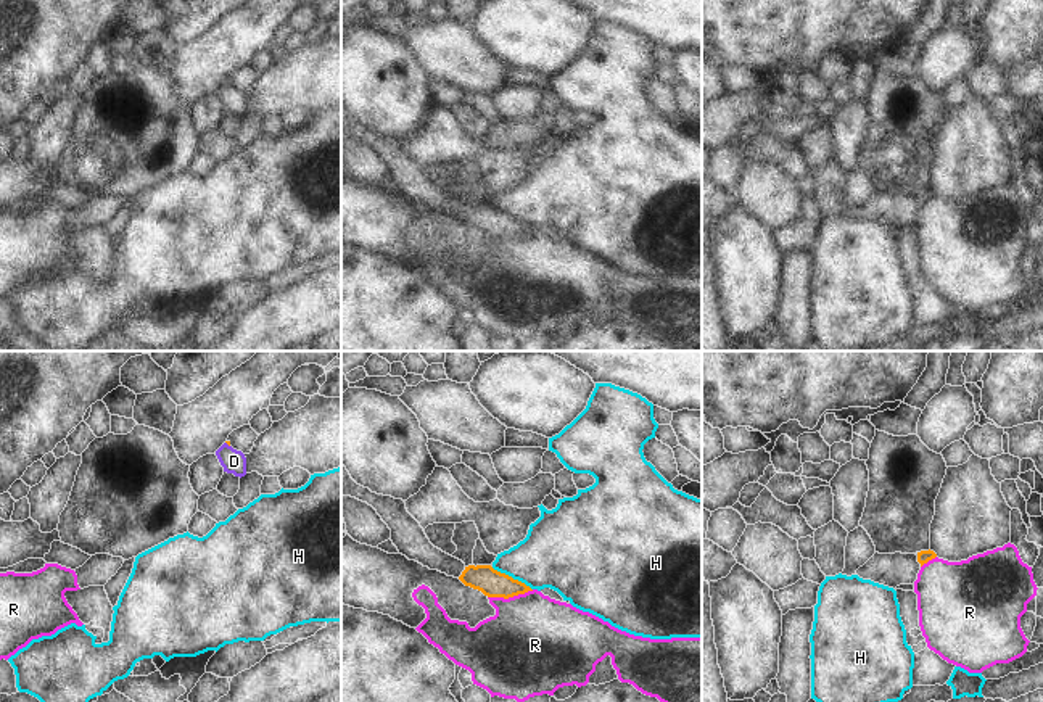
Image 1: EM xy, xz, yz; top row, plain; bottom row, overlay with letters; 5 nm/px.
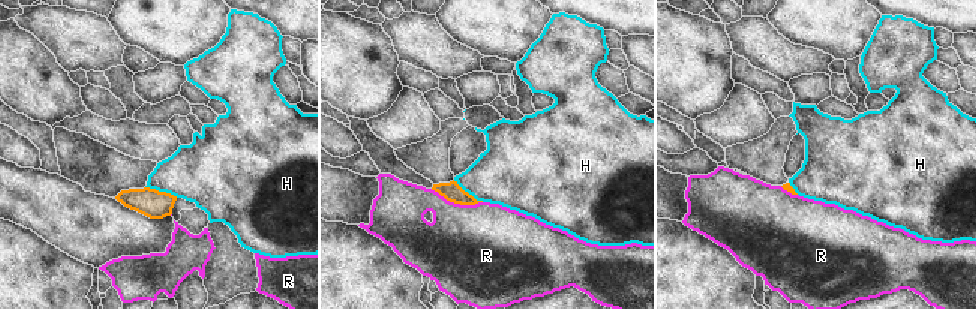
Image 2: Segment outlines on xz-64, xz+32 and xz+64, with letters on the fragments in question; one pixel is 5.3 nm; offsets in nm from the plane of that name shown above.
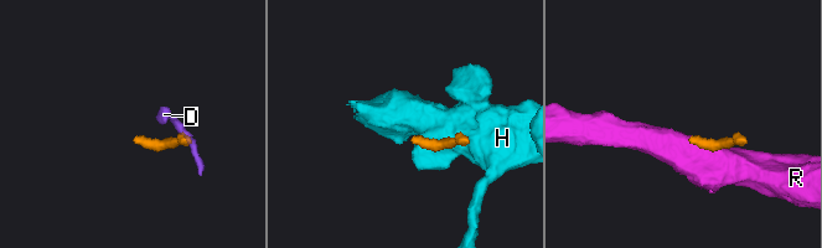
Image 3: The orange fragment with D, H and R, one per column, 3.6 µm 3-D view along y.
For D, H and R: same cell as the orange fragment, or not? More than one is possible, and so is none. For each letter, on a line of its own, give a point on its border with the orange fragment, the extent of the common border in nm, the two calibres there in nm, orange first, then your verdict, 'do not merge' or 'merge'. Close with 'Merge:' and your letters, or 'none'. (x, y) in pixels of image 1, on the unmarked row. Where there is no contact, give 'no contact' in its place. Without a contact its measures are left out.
D: xy (227, 82) | 40 nm | 20/120 nm | do not merge
H: xz (511, 216) | 240 nm | 140/340 nm | do not merge
R: xz (511, 235) | 240 nm | 140/460 nm | do not merge
Merge: none

